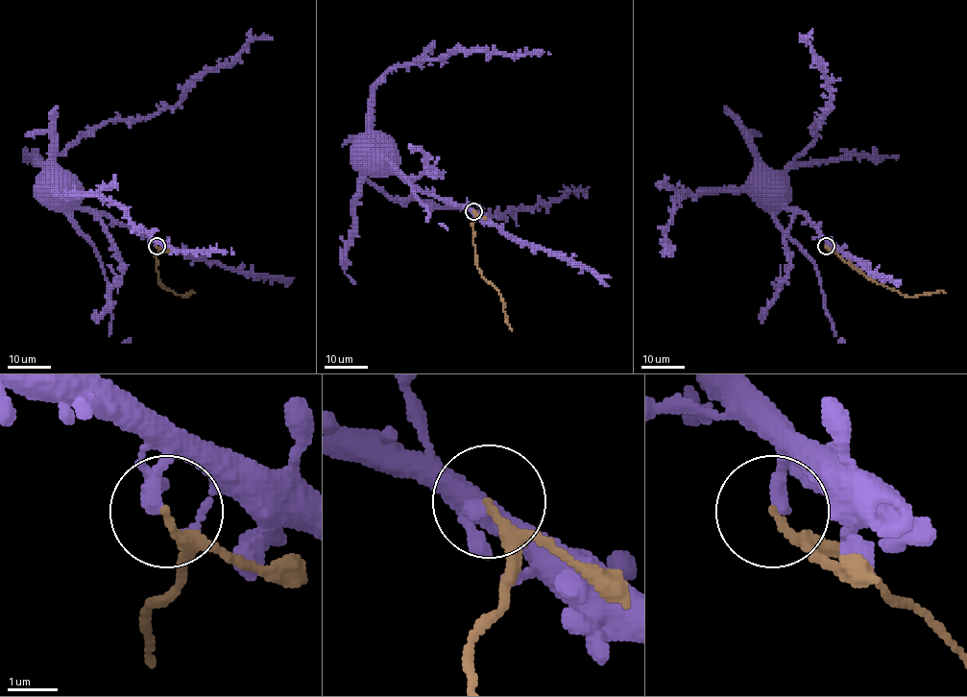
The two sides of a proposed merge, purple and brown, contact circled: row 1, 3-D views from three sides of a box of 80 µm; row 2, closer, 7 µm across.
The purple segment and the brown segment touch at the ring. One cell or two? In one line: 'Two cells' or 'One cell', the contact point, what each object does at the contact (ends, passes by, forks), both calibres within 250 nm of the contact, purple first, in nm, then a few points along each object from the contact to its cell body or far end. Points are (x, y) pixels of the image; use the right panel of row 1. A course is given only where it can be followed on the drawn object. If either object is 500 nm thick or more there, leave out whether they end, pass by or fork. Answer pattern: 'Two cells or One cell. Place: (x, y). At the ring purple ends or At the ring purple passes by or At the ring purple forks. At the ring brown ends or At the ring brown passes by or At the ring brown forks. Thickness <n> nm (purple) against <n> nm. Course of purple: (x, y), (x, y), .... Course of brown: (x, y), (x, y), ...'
Two cells. Place: (826, 246). At the ring purple passes by. At the ring brown ends. Thickness 200 nm (purple) against 180 nm. Course of purple: (826, 246), (824, 238), (802, 212), (790, 211), (783, 205), (759, 199), (747, 186), (750, 183). Course of brown: (826, 246), (867, 278), (906, 297), (940, 291), (945, 293)

